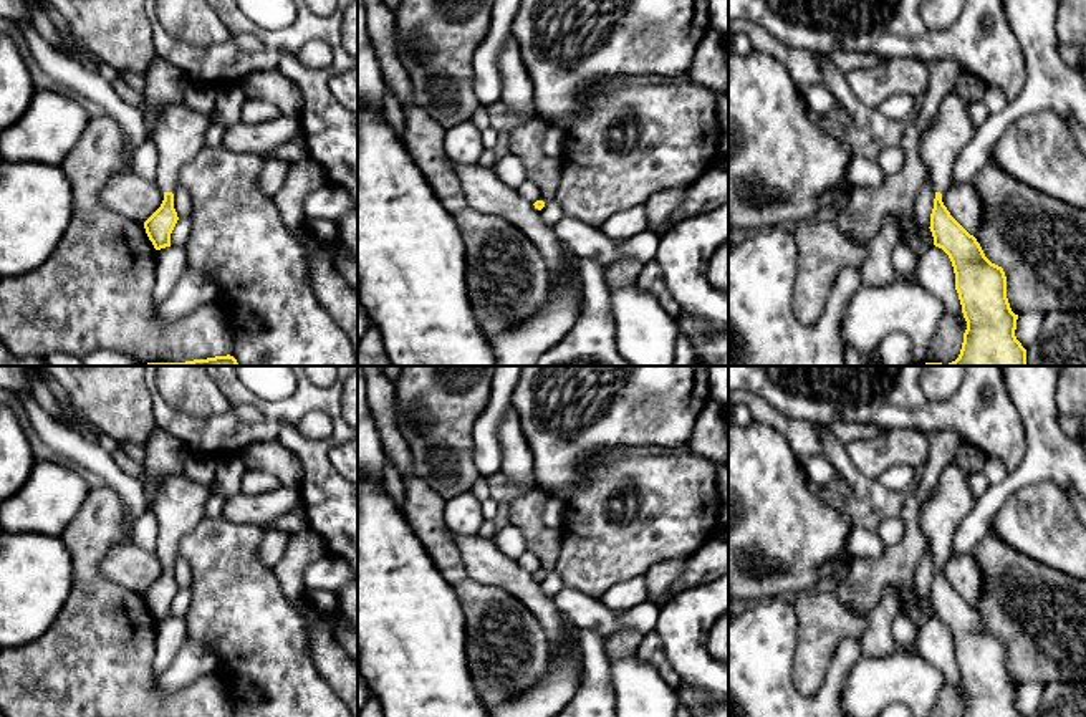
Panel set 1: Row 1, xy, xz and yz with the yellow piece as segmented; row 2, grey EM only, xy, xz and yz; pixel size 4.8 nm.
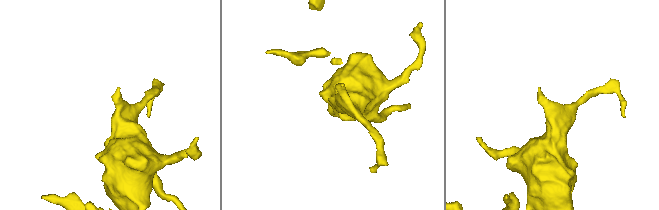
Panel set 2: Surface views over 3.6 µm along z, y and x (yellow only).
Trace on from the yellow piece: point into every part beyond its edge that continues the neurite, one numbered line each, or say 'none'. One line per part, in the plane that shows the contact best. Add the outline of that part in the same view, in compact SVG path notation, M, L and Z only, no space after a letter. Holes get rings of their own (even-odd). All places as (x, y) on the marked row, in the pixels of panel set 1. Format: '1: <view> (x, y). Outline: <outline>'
1: xy (179, 133). Outline: M182 99L164 106L151 136L159 149L154 182L162 194L175 190L180 169L205 146L210 124L207 114L189 108Z

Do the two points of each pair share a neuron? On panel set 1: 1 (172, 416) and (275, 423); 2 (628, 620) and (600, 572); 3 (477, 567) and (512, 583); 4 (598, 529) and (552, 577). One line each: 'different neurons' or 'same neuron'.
1: same neuron
2: different neurons
3: same neuron
4: different neurons

